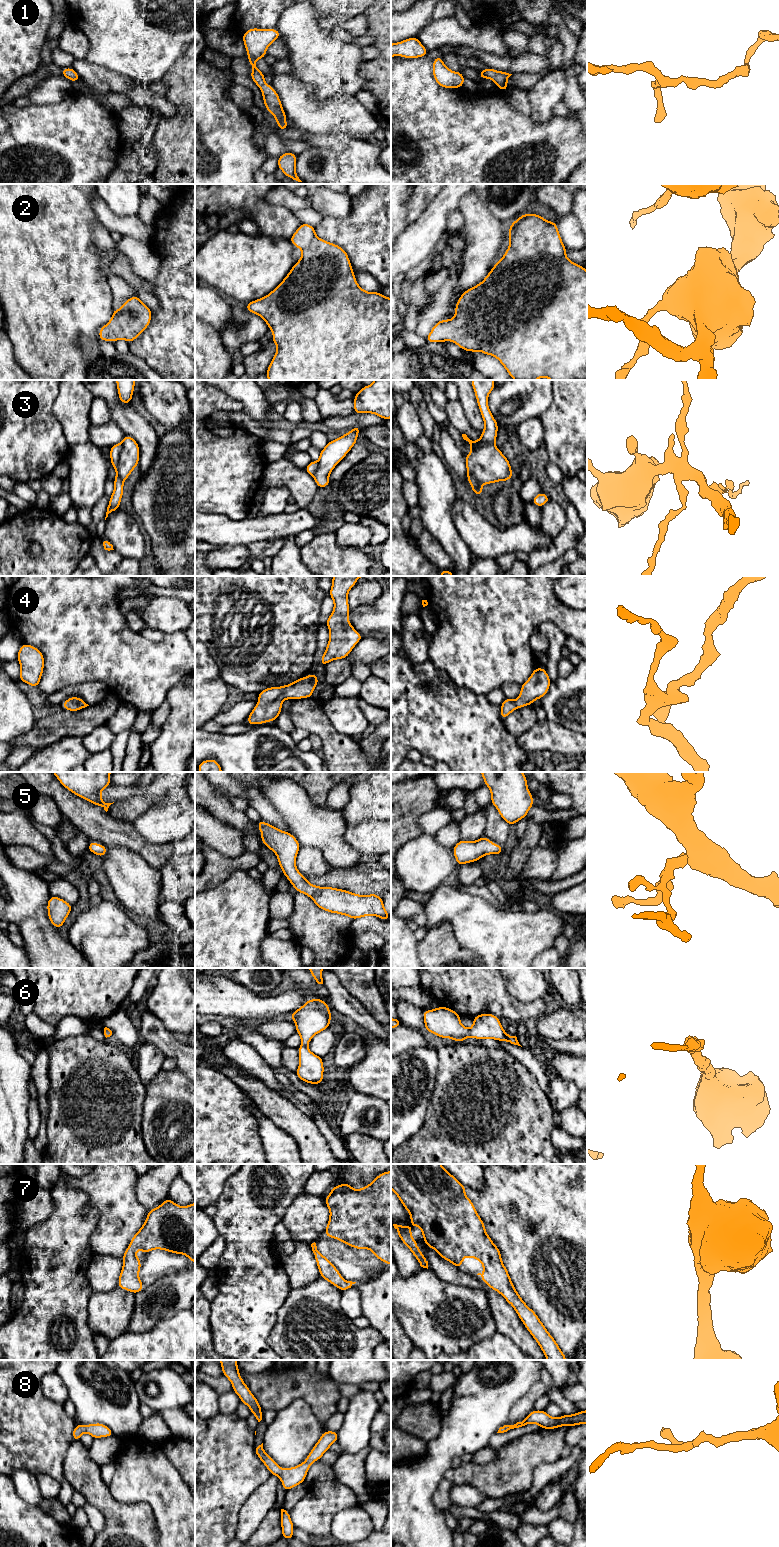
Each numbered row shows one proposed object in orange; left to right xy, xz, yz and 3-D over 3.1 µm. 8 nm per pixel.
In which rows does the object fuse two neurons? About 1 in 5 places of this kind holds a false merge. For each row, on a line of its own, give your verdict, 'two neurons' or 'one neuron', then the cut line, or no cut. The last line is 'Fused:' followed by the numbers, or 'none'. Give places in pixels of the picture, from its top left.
1: one neuron; no cut
2: one neuron; no cut
3: one neuron; no cut
4: one neuron; no cut
5: one neuron; no cut
6: one neuron; no cut
7: one neuron; no cut
8: one neuron; no cut
Fused: none

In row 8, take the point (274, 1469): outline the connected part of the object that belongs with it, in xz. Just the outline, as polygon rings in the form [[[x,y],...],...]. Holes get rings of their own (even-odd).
[[[335,1431],[323,1432],[318,1442],[303,1463],[291,1468],[280,1468],[279,1465],[264,1451],[263,1443],[256,1448],[258,1458],[264,1463],[271,1475],[277,1475],[287,1492],[293,1487],[304,1482],[311,1464],[323,1456],[330,1446],[338,1441],[338,1433]]]

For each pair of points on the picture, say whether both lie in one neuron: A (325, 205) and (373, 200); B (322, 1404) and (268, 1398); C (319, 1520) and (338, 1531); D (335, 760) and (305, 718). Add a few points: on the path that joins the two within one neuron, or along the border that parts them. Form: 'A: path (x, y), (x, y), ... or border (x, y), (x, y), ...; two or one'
A: border (352, 197), (351, 211), (347, 215), (332, 216); two
B: path (309, 1392), (281, 1392); one
C: border (345, 1508), (334, 1516), (330, 1535); two
D: path (335, 749), (335, 744), (316, 725); one

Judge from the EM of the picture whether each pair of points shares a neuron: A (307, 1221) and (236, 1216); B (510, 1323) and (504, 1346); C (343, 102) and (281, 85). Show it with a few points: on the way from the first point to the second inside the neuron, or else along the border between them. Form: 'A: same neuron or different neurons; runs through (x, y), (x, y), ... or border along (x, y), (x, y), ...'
A: different neurons; border along (294, 1198), (287, 1207), (281, 1221)
B: different neurons; border along (496, 1331), (507, 1336), (521, 1349)
C: same neuron; runs through (328, 107), (306, 107), (296, 97)

